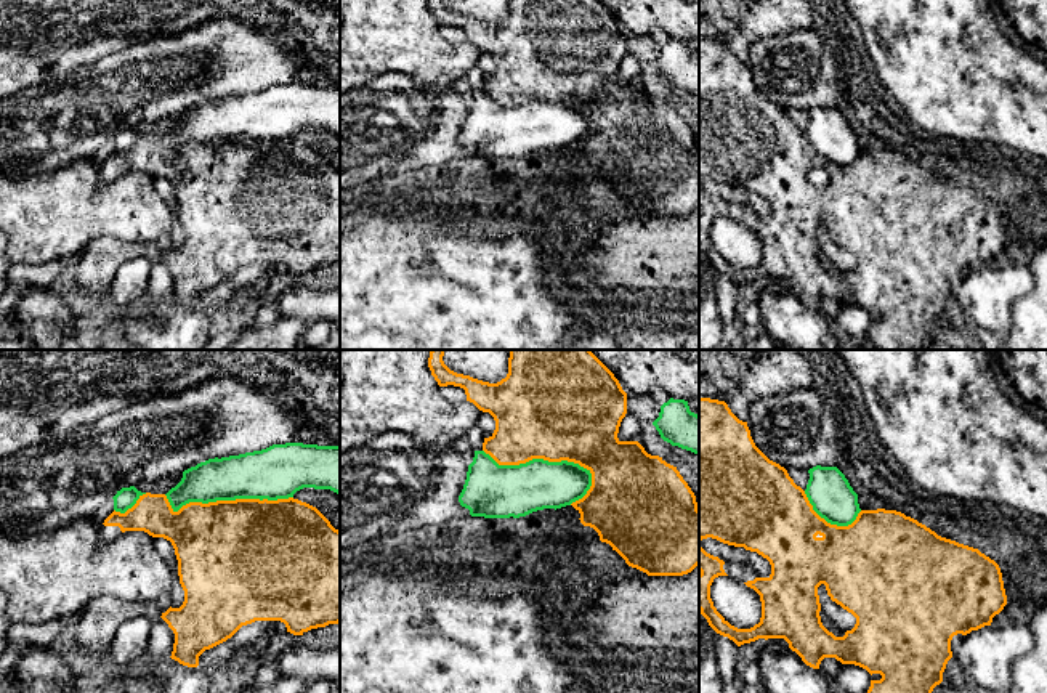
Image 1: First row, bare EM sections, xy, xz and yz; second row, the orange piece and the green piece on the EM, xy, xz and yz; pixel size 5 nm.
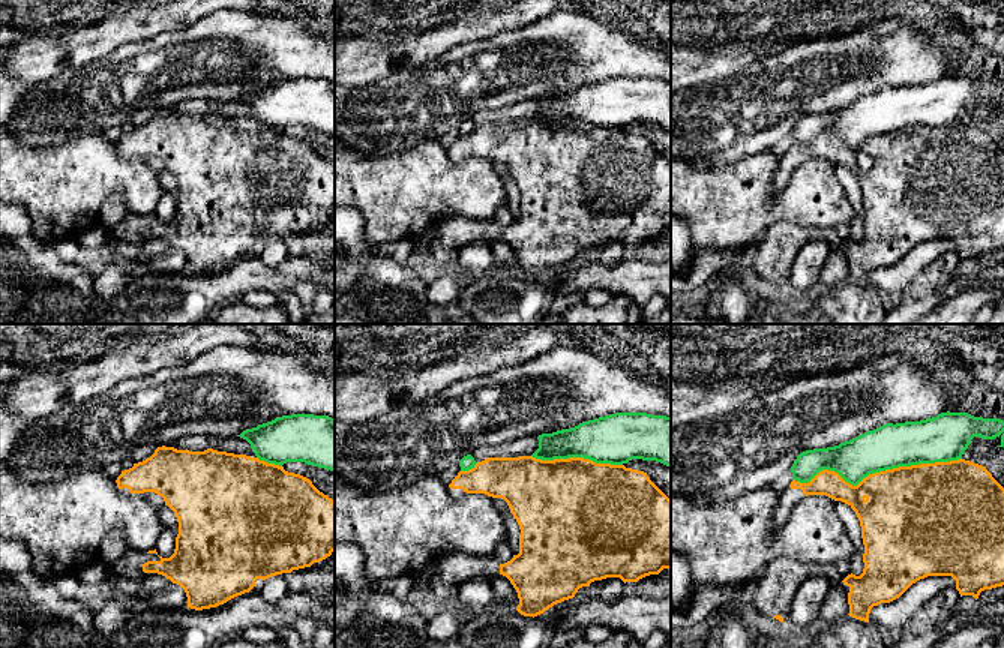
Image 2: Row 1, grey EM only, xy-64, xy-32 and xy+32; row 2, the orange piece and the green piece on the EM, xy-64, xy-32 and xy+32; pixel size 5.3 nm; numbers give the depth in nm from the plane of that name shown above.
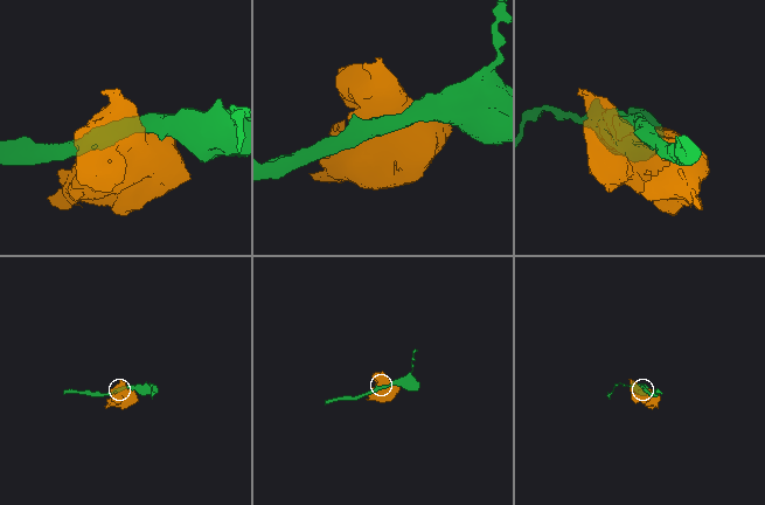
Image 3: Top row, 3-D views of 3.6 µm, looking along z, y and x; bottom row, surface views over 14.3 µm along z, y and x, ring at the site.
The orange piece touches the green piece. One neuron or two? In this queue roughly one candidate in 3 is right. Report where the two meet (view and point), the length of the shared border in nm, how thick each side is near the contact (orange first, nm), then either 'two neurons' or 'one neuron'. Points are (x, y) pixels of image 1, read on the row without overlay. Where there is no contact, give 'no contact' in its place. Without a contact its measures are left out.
contact xz (542, 98); length 600 nm; calibres 500 and 260 nm; two neurons

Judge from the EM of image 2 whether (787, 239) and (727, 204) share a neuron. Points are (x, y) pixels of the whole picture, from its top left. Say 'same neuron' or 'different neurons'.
same neuron

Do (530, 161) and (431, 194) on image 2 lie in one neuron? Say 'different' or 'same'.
same

